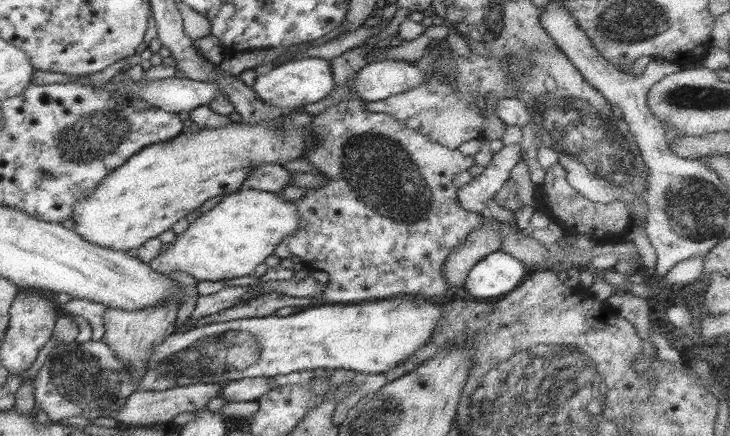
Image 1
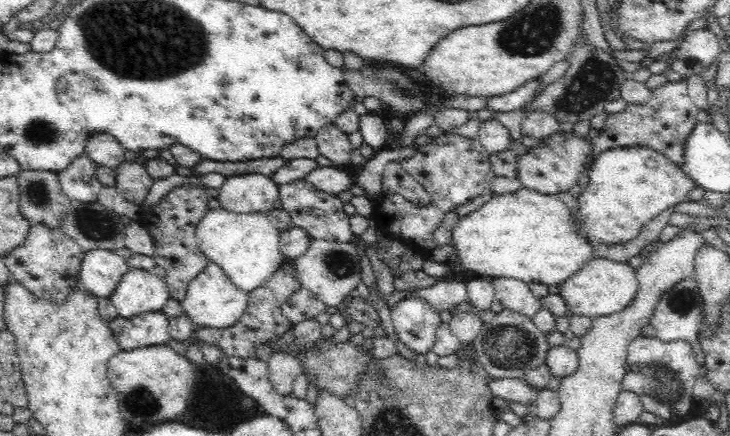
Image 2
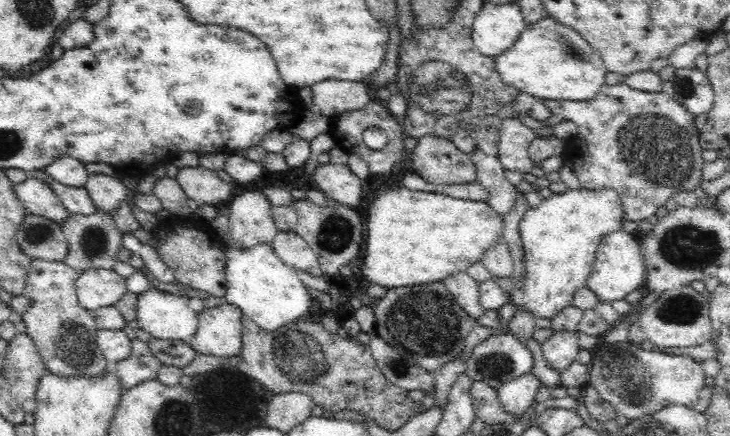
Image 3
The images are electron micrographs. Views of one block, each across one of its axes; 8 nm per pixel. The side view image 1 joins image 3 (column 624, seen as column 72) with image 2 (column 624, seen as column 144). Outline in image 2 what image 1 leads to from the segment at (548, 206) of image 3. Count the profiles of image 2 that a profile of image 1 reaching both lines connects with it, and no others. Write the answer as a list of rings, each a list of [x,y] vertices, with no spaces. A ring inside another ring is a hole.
[[[644,145],[614,147],[596,157],[589,181],[577,198],[578,210],[570,212],[576,233],[592,244],[628,242],[642,226],[670,206],[686,202],[697,184],[666,156]]]

